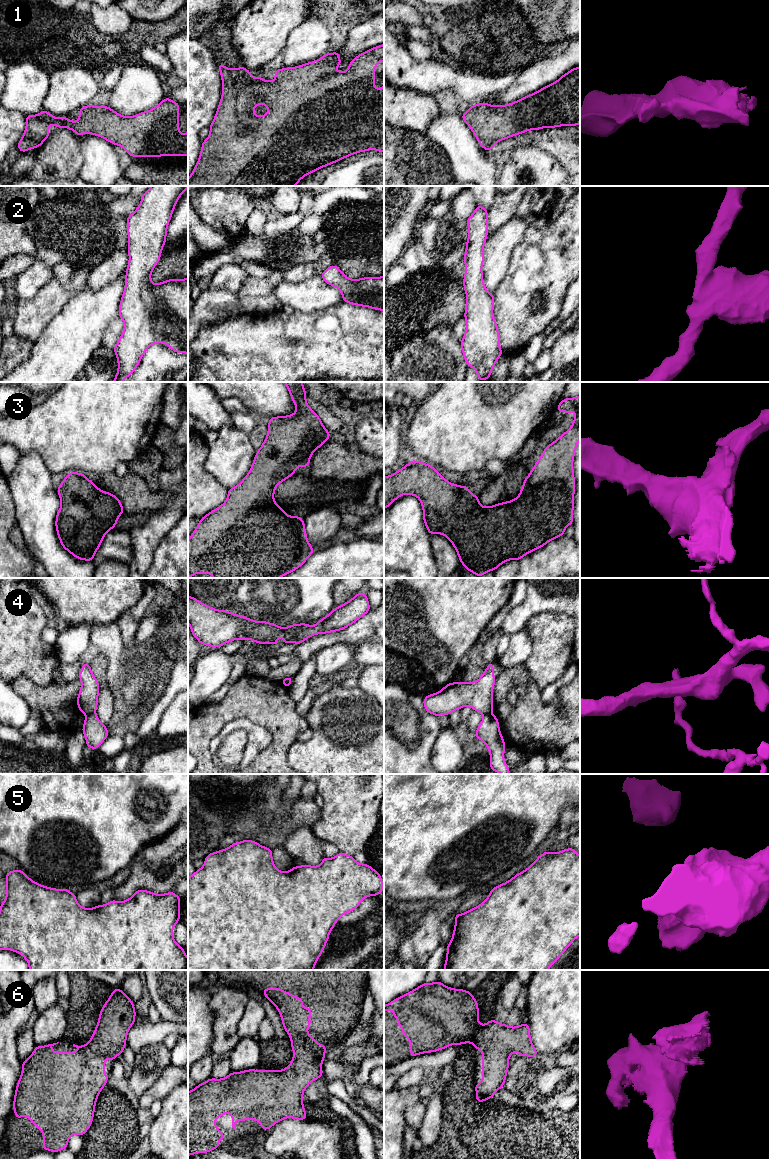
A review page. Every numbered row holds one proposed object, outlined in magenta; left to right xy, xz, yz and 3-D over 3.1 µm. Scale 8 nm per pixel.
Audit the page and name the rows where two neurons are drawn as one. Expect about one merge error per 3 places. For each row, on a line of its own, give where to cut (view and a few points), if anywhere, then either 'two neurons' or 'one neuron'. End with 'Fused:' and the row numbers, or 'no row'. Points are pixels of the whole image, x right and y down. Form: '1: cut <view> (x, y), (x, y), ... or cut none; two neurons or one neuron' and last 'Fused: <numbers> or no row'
1: cut none; one neuron
2: cut none; one neuron
3: cut none; one neuron
4: cut xy (94, 712), (86, 715); two neurons
5: cut none; one neuron
6: cut none; one neuron
Fused: 4

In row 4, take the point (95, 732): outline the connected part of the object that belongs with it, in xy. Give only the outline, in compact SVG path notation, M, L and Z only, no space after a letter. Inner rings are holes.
M95 713L86 715L82 731L86 746L93 750L96 750L109 735L107 727L100 722Z

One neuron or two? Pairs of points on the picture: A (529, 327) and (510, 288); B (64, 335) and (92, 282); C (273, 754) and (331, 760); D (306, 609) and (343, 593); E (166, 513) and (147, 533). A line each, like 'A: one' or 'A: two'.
A: one
B: two
C: two
D: two
E: one

